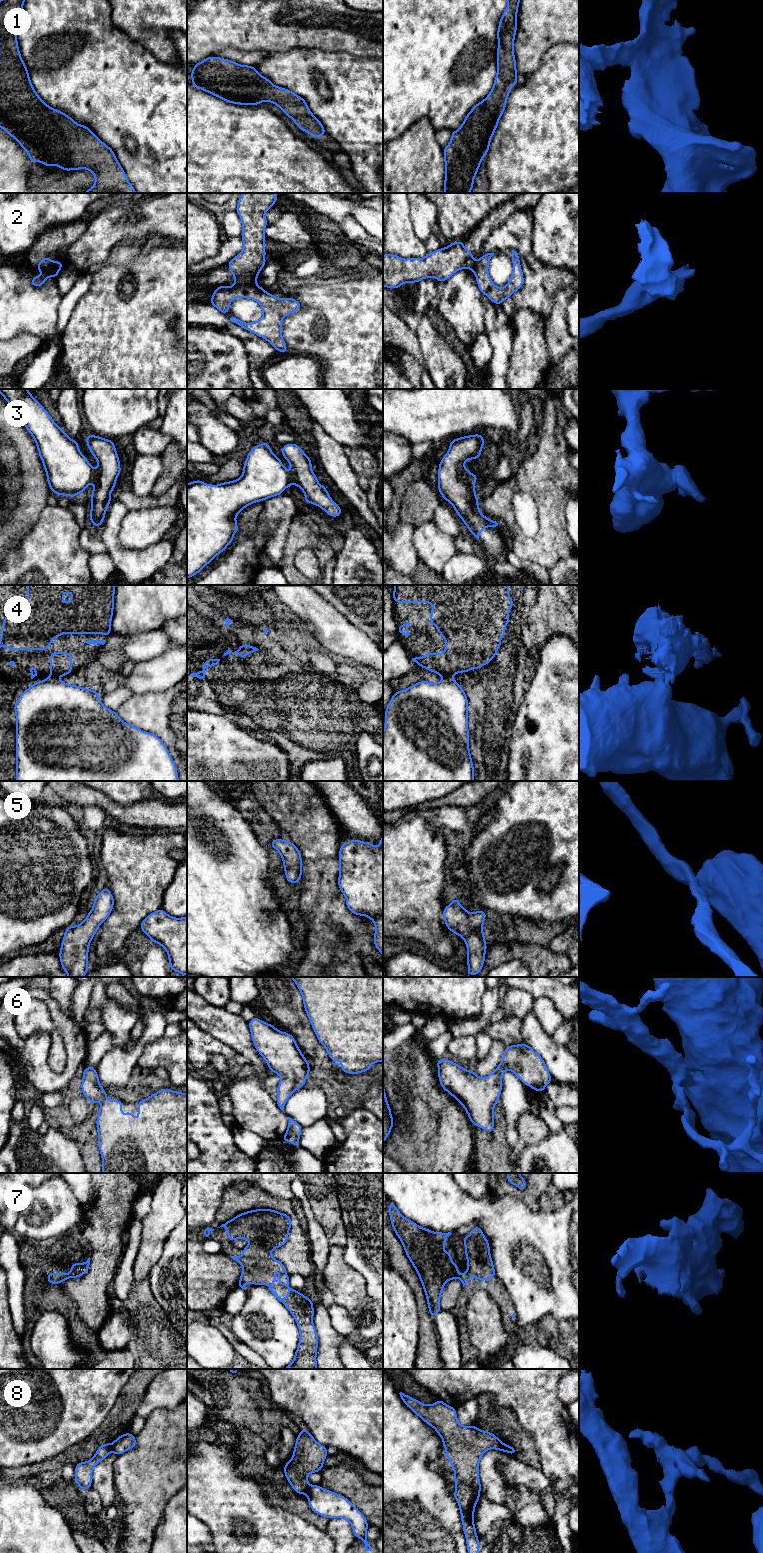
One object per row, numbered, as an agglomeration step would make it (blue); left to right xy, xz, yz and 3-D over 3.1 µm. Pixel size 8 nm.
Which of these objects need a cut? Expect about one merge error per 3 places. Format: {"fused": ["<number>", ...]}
{"fused": ["2", "3", "4", "8"]}

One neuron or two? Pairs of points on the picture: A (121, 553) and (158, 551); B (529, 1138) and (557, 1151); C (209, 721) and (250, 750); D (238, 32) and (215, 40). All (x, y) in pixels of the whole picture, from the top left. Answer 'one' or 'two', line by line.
A: one
B: two
C: one
D: one

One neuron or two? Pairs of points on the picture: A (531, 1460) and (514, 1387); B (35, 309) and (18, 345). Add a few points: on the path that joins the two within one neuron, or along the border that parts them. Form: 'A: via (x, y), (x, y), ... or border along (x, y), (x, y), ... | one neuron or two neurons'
A: border along (511, 1410), (519, 1424), (532, 1435), (536, 1450) | two neurons
B: border along (10, 338), (20, 333), (31, 333), (43, 341) | two neurons

